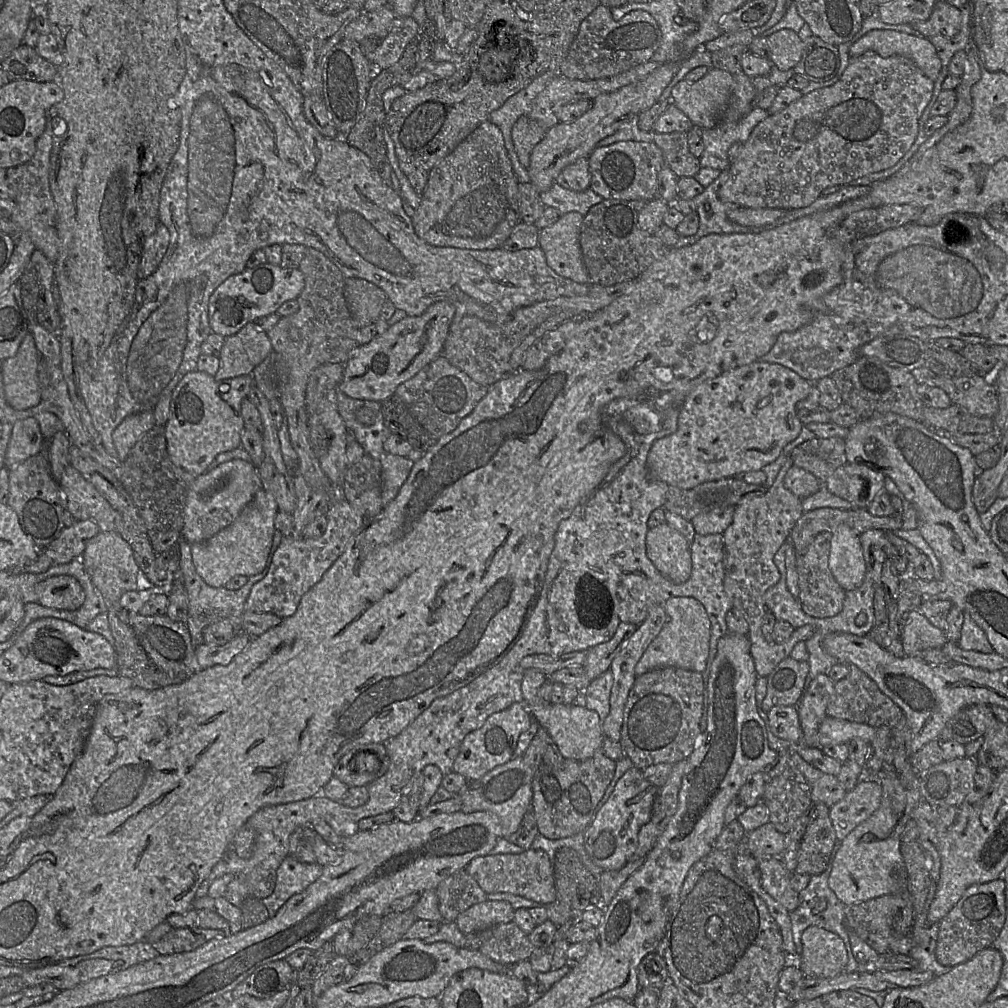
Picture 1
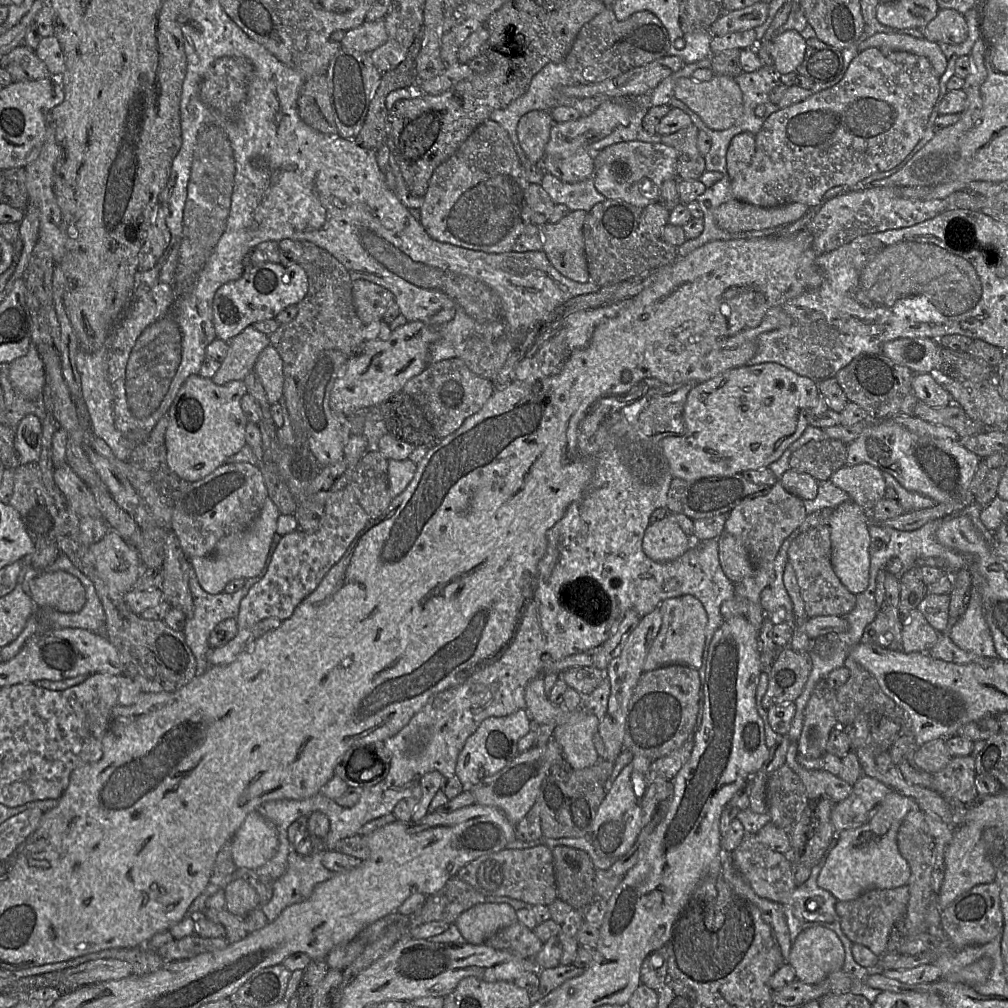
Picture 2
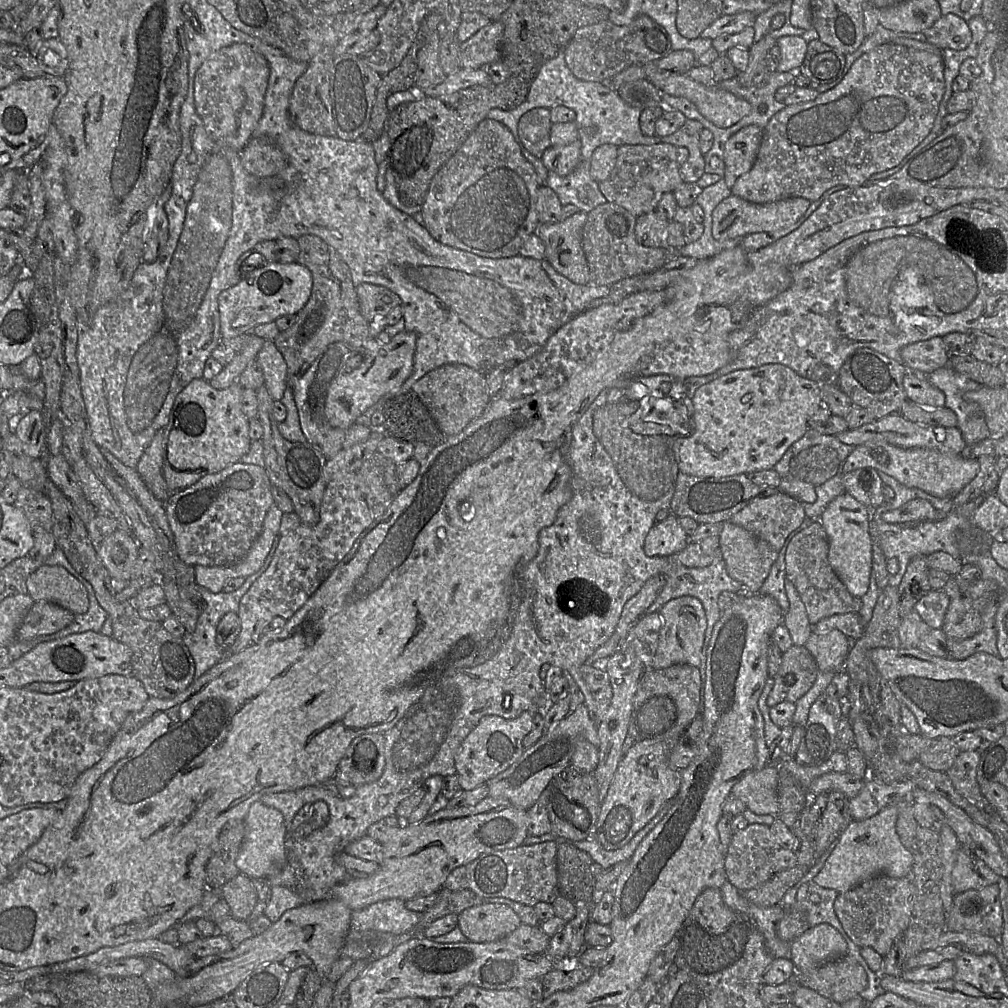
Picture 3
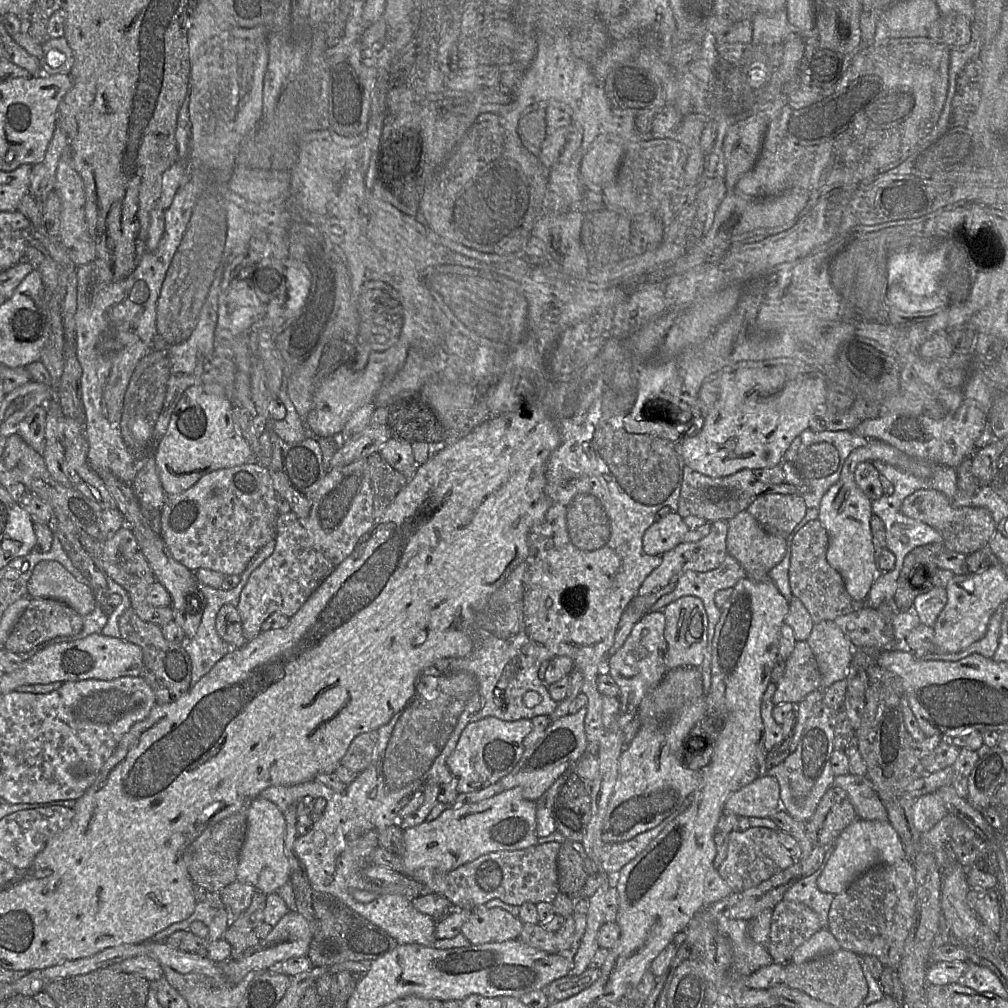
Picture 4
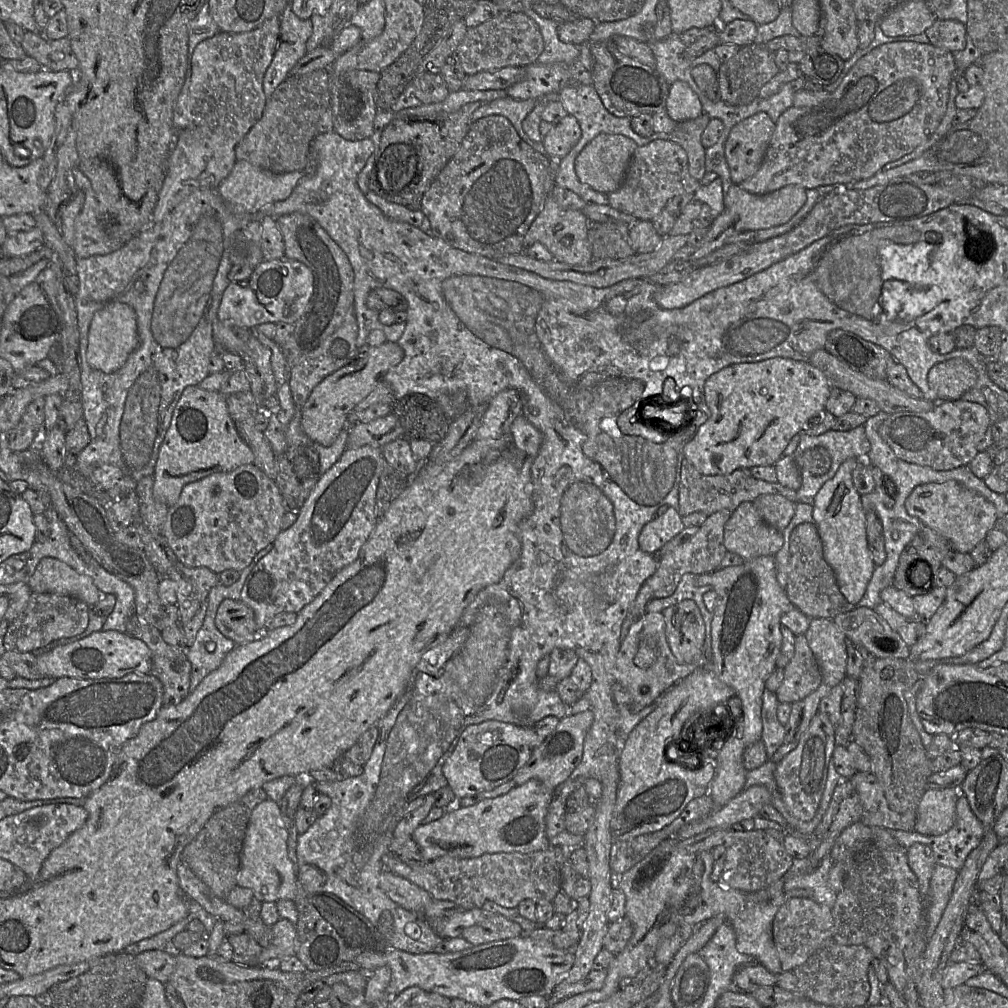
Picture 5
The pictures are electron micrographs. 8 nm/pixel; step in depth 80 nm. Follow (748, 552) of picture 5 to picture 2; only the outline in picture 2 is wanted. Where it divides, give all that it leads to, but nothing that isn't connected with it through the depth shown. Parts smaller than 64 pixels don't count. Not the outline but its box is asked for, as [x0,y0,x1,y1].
[718,532,753,582]

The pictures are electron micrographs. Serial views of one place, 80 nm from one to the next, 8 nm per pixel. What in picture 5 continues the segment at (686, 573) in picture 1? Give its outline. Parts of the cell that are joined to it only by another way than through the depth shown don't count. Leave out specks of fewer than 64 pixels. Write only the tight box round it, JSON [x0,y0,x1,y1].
[638,507,684,554]

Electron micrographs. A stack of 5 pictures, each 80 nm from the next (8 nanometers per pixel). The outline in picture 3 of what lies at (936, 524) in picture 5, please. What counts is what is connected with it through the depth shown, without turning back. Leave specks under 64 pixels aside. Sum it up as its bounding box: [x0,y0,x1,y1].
[881,498,948,523]

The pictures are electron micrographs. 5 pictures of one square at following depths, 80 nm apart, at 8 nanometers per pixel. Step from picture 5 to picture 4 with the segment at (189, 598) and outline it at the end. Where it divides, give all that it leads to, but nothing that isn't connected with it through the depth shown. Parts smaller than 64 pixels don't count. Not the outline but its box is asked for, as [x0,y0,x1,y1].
[134,531,202,610]

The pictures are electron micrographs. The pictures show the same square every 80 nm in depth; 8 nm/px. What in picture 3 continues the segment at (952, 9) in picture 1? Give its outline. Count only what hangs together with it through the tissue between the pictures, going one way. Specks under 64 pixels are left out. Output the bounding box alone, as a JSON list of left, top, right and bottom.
[923,13,972,50]

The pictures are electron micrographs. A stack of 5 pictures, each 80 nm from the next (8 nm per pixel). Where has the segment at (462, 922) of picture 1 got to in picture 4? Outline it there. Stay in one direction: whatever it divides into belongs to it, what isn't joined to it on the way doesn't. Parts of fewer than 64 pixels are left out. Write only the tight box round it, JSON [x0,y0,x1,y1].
[461,905,523,945]

